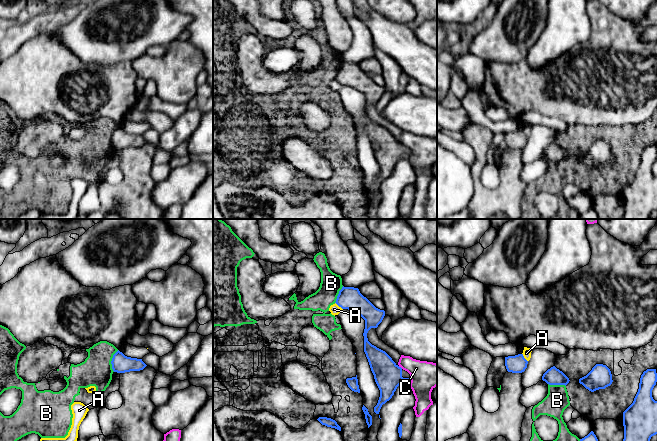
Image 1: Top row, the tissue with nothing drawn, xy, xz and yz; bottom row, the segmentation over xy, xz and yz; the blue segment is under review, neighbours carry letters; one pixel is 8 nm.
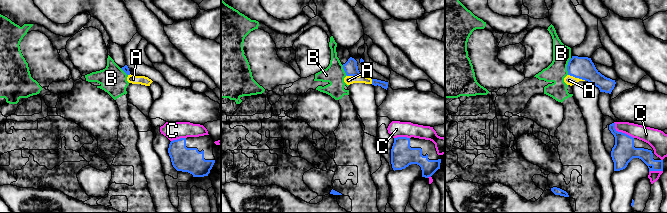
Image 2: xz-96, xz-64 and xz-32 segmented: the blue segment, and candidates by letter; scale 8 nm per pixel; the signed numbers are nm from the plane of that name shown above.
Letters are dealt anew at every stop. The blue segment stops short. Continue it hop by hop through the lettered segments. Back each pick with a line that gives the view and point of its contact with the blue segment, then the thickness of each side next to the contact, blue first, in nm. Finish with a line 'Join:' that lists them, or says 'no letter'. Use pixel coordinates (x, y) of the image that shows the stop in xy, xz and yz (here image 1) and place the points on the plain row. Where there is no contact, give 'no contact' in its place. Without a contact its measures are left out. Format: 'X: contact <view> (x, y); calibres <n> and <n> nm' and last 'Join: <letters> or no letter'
Join: no letter

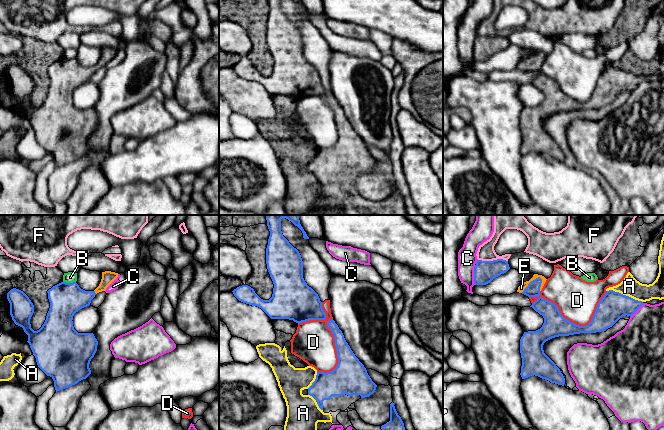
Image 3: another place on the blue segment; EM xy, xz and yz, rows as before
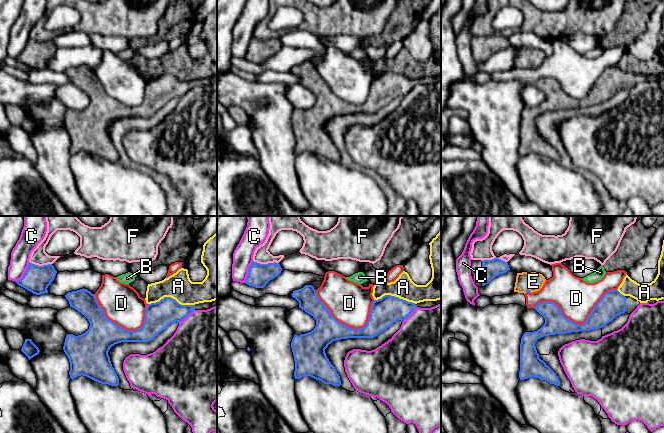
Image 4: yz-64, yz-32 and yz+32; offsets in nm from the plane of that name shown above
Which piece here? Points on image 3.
E: contact yz (531, 57); calibres 130 and 50 nm
Join: E

